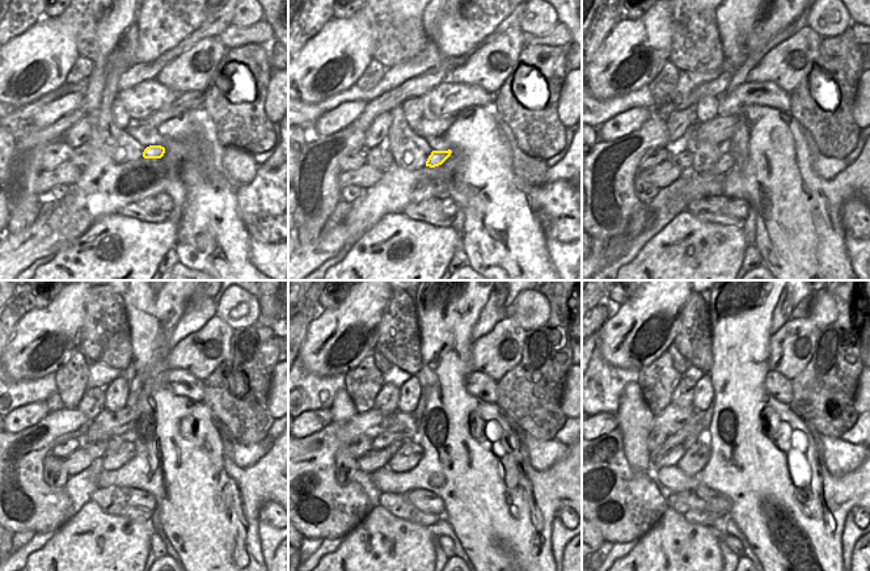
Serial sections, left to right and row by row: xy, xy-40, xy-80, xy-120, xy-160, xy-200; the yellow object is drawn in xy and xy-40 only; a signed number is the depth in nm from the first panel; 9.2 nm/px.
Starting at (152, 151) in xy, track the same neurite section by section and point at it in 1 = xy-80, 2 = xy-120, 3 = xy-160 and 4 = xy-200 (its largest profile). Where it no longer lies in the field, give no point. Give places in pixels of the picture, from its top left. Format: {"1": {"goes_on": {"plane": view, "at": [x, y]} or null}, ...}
{"1": {"goes_on": {"plane": "xy-80", "at": [726, 161]}}, "2": {"goes_on": {"plane": "xy-120", "at": [113, 459]}}, "3": {"goes_on": {"plane": "xy-160", "at": [409, 455]}}, "4": {"goes_on": {"plane": "xy-200", "at": [695, 459]}}}

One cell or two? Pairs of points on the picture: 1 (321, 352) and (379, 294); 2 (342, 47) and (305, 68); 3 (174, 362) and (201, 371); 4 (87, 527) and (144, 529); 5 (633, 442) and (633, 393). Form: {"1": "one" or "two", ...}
{"1": "one", "2": "one", "3": "one", "4": "one", "5": "one"}

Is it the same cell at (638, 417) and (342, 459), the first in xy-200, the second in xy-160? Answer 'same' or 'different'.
same

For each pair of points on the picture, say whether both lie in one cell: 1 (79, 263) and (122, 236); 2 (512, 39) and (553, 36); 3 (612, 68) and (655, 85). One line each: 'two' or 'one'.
1: one
2: two
3: two

